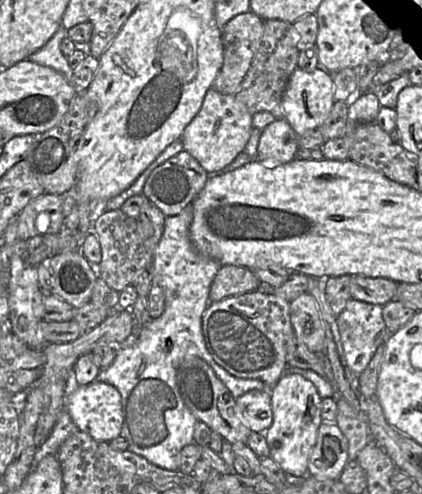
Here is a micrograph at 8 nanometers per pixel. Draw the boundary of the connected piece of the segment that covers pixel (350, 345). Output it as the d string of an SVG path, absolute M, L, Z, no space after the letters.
M351 298L337 316L344 356L349 368L360 374L377 348L388 340L383 306Z

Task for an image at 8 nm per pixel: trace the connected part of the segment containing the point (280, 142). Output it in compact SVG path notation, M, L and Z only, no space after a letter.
M275 119L261 133L258 160L267 164L284 164L296 158L298 136L286 119Z

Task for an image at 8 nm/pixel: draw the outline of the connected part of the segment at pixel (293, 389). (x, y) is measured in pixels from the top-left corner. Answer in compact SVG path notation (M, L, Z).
M285 372L269 389L273 422L263 433L270 451L270 457L288 477L305 477L308 472L310 453L317 440L322 422L321 398L314 384L299 374Z

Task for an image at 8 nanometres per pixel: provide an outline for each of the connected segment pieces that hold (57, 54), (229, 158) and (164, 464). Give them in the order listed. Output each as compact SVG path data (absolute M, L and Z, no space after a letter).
M61 26L52 38L42 48L30 55L28 59L34 63L54 69L74 85L73 69L60 48L63 38L67 36L67 30L64 26Z
M211 87L194 119L184 129L183 148L208 172L222 170L244 151L253 129L253 115L236 99L235 95L218 92Z
M188 204L178 215L166 216L163 234L149 268L151 280L156 278L165 292L165 309L158 318L133 328L131 336L121 343L122 346L113 363L108 368L100 370L95 380L114 386L120 393L123 412L120 435L128 442L127 450L144 457L158 467L171 471L179 470L181 450L194 442L194 429L198 422L186 407L178 390L177 369L185 357L196 356L204 360L235 399L251 390L267 388L258 379L242 379L232 376L214 361L207 350L202 330L202 317L210 304L209 292L212 281L222 265L195 247L190 236L192 221L193 204Z

